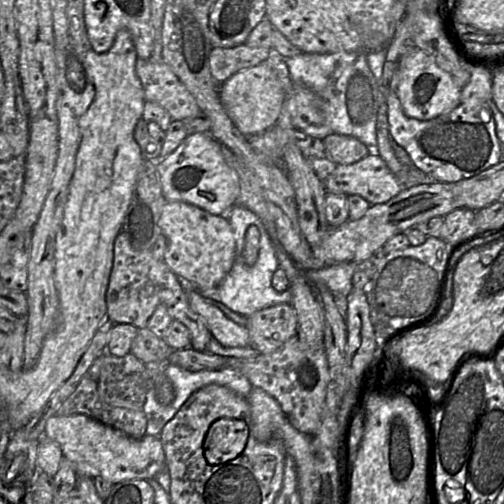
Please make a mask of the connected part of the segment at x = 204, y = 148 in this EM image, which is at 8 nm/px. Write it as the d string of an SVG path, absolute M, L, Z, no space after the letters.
M189 134L177 149L157 165L167 201L195 205L213 215L233 206L240 193L237 172L227 163L222 145L210 134Z

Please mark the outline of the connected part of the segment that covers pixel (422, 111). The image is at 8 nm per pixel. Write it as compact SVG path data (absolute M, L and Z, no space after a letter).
M414 49L401 61L397 95L408 117L427 121L448 114L461 103L461 92L462 88L453 77L438 66L433 57L426 52Z

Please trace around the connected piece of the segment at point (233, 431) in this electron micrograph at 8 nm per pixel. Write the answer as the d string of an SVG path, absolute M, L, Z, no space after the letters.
M221 418L210 426L204 443L204 456L210 465L229 462L244 450L249 435L247 424L238 419Z

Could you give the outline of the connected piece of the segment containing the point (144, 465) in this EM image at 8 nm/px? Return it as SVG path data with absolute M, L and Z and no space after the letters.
M84 414L53 416L48 419L44 437L56 442L79 477L102 477L116 484L125 480L151 480L165 468L166 459L158 436L134 439Z

